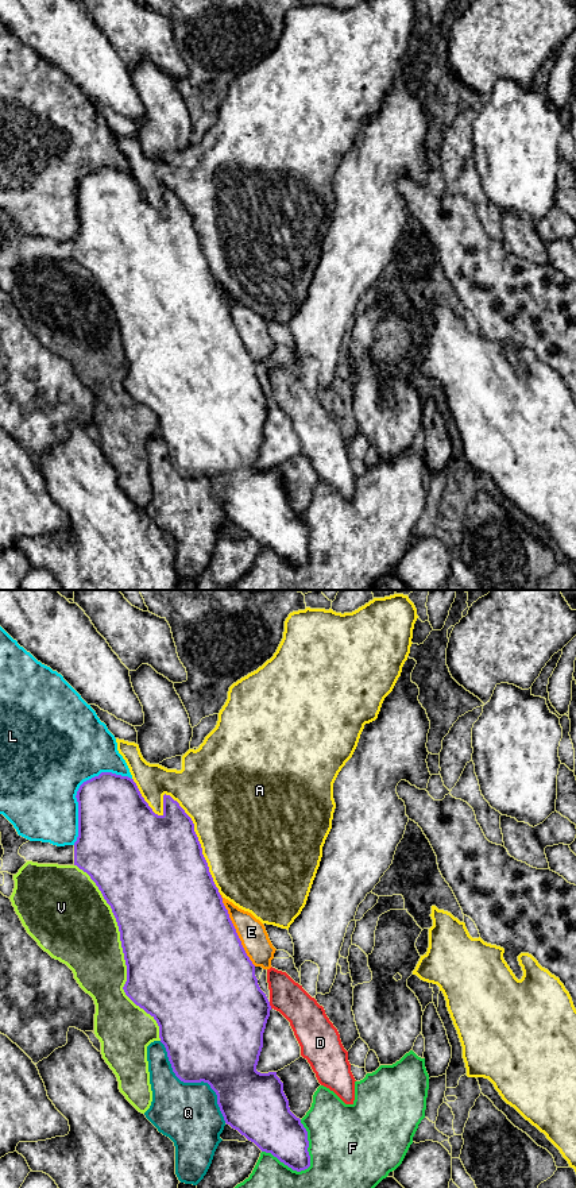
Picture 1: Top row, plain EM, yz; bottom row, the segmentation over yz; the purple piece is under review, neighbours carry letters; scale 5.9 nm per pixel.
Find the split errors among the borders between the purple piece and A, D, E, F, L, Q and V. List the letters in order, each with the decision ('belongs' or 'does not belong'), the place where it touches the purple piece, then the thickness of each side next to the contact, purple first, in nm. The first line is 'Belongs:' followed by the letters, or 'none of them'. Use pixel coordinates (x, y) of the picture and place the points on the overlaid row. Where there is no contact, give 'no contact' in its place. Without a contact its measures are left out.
Belongs: E
A: does not belong; contact yz (184, 812); calibres 400 and 480 nm
D: does not belong; contact yz (269, 1005); calibres 480 and 220 nm
E: belongs; contact yz (235, 930); calibres 500 and 160 nm
F: does not belong; contact yz (286, 1164); calibres 300 and 220 nm
L: does not belong; contact yz (78, 790); calibres 420 and 480 nm
Q: does not belong; contact yz (194, 1082); calibres 480 and 360 nm
V: does not belong; contact yz (123, 952); calibres 500 and 400 nm

